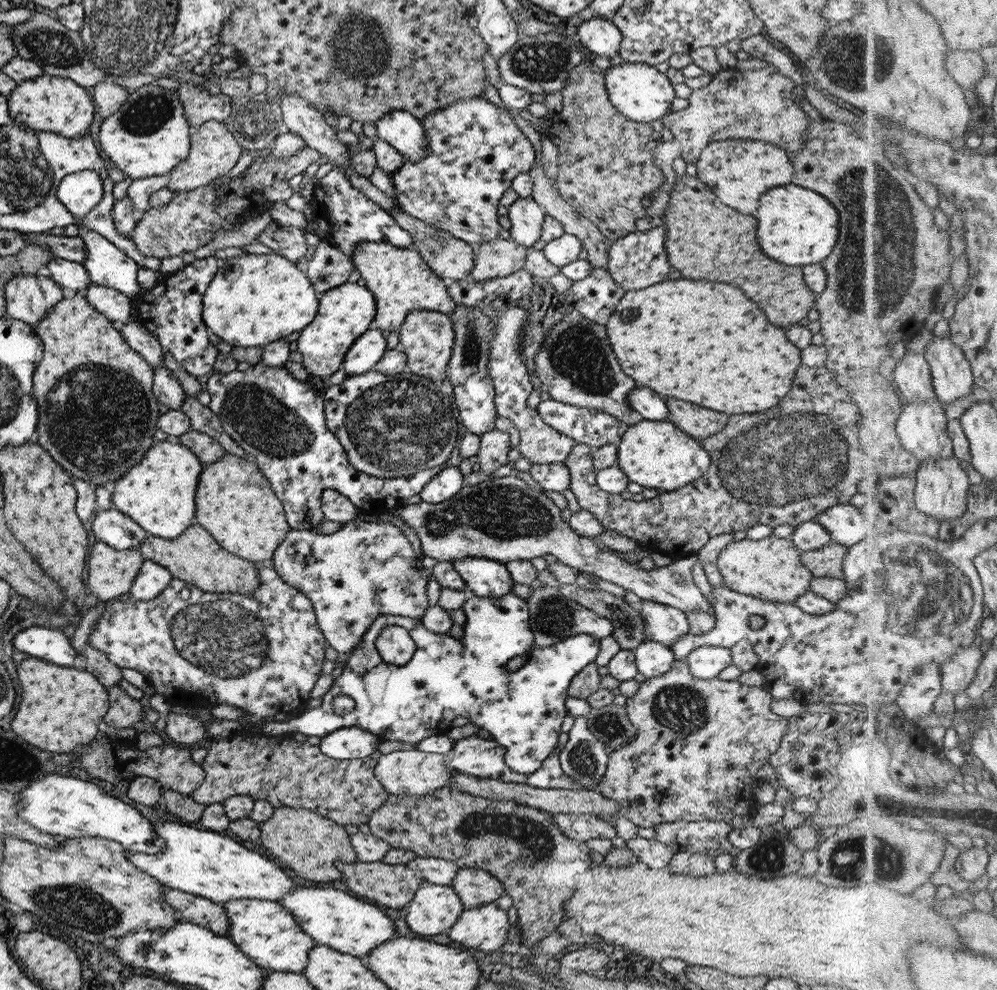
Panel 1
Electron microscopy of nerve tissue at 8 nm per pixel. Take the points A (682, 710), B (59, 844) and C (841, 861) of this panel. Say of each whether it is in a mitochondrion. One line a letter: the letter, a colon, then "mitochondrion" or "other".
A: mitochondrion
B: other
C: mitochondrion

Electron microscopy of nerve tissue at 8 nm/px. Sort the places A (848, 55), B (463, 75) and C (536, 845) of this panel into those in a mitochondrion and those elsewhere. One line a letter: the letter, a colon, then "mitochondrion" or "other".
A: mitochondrion
B: other
C: mitochondrion

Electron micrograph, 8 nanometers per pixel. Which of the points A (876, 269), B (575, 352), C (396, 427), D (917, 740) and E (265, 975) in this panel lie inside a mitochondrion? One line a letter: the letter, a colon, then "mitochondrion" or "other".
A: mitochondrion
B: mitochondrion
C: mitochondrion
D: other
E: other

